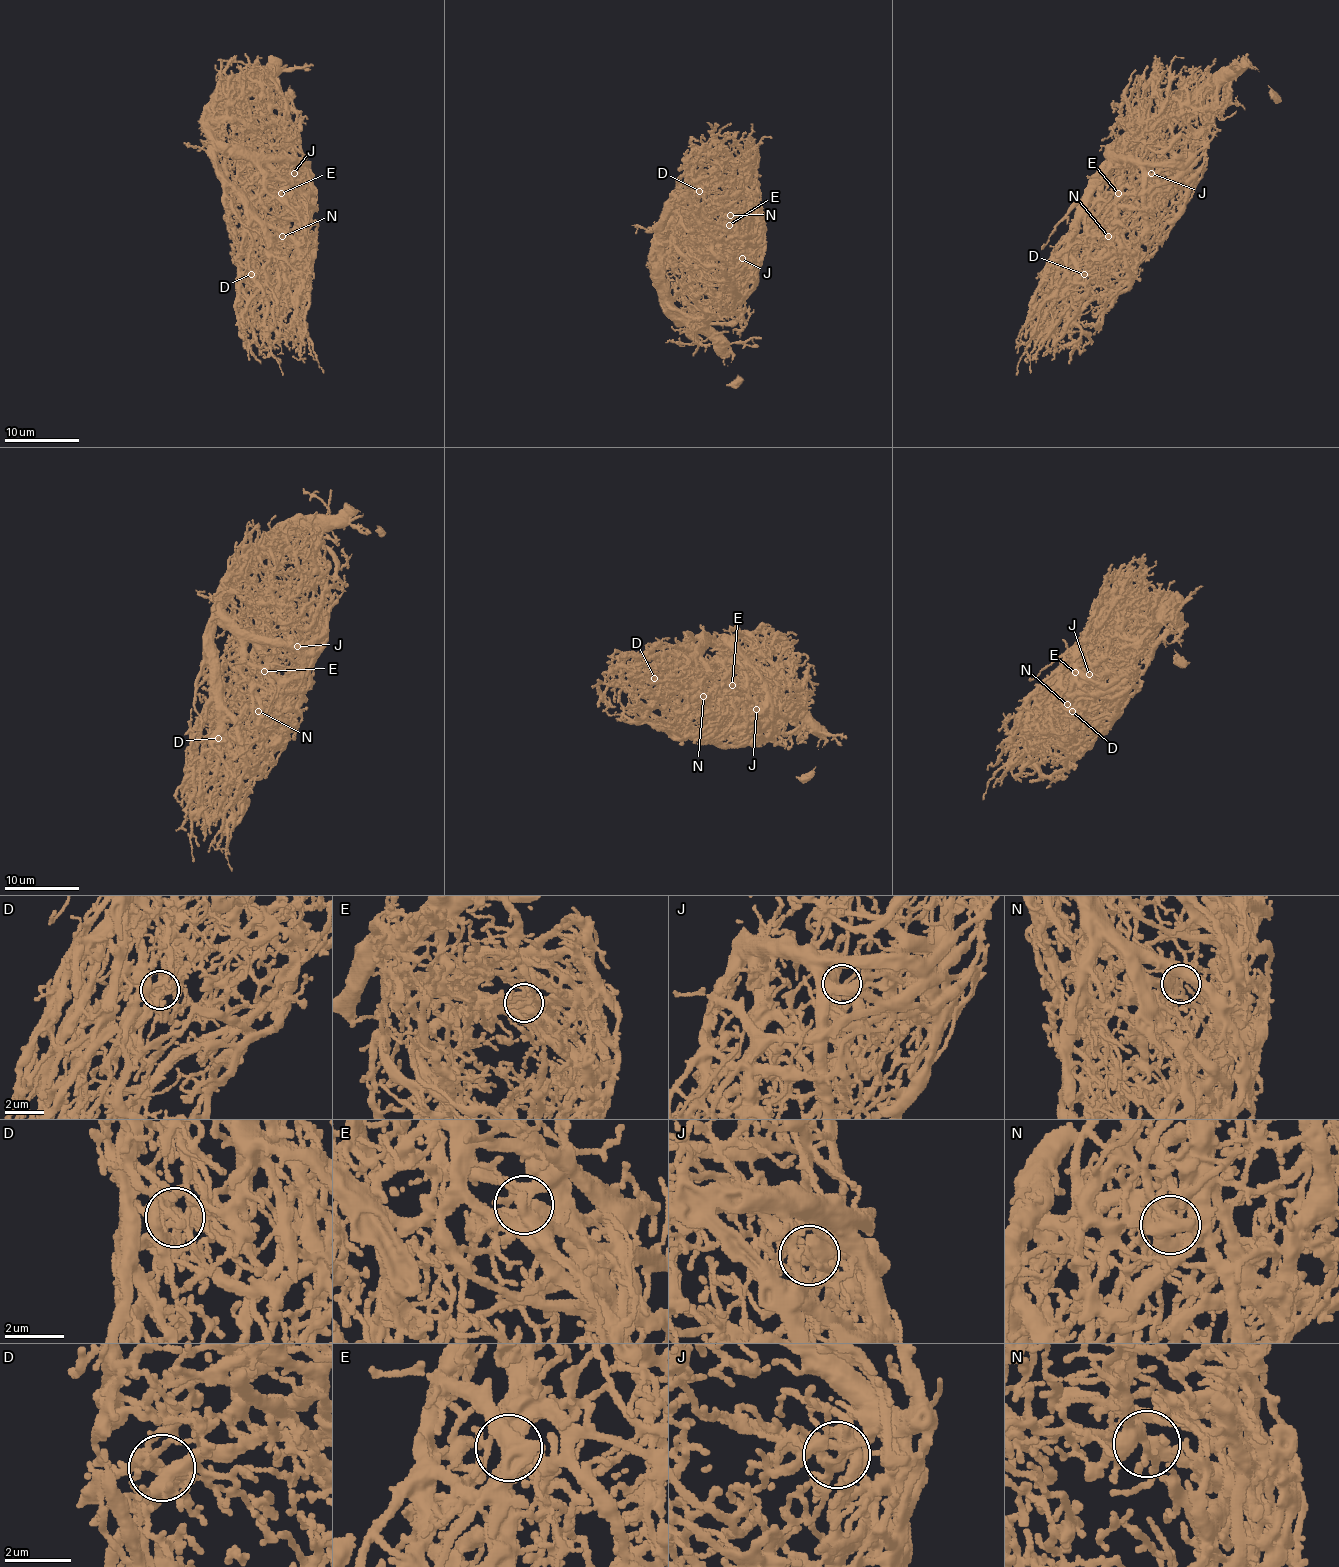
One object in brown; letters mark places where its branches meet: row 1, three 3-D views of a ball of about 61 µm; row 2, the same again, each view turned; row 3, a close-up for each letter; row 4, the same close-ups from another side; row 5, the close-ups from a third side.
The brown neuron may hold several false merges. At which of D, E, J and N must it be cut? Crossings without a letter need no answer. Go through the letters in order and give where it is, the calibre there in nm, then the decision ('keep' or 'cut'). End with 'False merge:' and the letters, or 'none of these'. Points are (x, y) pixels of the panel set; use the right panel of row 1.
D: (1084, 274) | 380 nm | keep
E: (1118, 193) | 360 nm | keep
J: (1151, 173) | 400 nm | keep
N: (1108, 236) | 360 nm | keep
False merge: none of these

